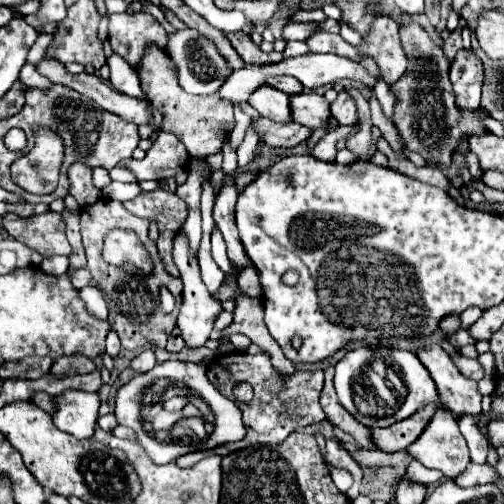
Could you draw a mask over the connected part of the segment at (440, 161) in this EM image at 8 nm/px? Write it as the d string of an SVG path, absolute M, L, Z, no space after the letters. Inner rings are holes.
M400 22L400 40L408 56L408 68L398 82L390 84L390 92L396 96L392 122L410 152L418 152L432 166L450 168L452 154L460 142L464 142L470 136L488 132L478 114L486 118L490 114L484 108L464 110L456 104L452 82L448 76L450 62L444 50L434 44L434 40L420 24ZM440 82L444 82L444 90L438 88Z

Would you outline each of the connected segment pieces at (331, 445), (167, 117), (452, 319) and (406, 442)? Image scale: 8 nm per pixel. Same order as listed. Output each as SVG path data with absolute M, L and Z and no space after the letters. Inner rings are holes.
M336 436L326 440L326 462L332 464L332 466L338 466L338 468L346 468L346 470L350 470L350 474L352 474L353 478L353 485L346 493L346 496L351 501L356 499L360 494L363 471L362 468L356 464L356 460L350 456L350 452L346 450L344 442L338 440Z
M148 44L148 50L144 52L140 66L136 66L136 74L140 78L144 94L148 96L152 106L162 114L160 130L178 136L186 146L186 150L190 152L190 156L208 156L220 152L224 138L234 128L234 114L230 102L220 102L216 94L192 96L180 90L180 84L176 82L176 70L172 70L172 62L168 62L166 52L152 44Z
M450 315L440 320L440 328L446 332L456 332L461 326L460 315Z
M426 406L424 410L420 410L420 414L414 414L412 418L406 418L404 422L396 422L396 426L370 430L370 438L376 444L376 448L386 454L406 450L420 436L420 430L424 430L434 410L436 406Z

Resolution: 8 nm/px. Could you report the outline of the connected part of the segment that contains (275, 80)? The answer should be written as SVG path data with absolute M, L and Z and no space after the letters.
M292 76L270 77L264 81L264 84L276 86L278 90L282 90L286 94L300 94L304 90L304 86L300 86L300 82L296 78L292 78Z

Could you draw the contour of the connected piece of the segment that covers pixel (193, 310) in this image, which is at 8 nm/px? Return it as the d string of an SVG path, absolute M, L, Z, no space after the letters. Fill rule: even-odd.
M184 228L180 232L176 232L174 236L174 248L172 248L172 256L174 262L180 270L180 280L184 284L182 290L182 304L180 304L180 314L178 314L178 328L182 332L182 338L186 342L186 346L196 348L196 346L204 346L204 342L208 340L210 332L212 332L212 324L218 318L218 314L224 310L220 300L214 300L212 294L206 290L202 278L200 278L200 266L198 266L198 258L190 252L190 244L188 238L184 234Z

